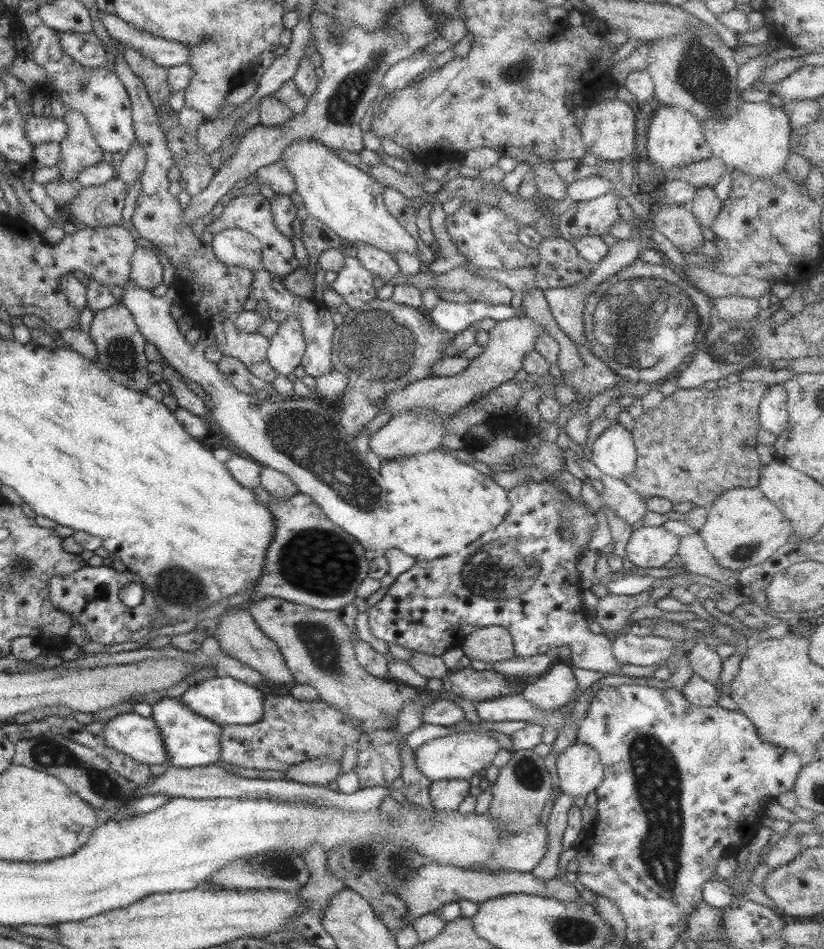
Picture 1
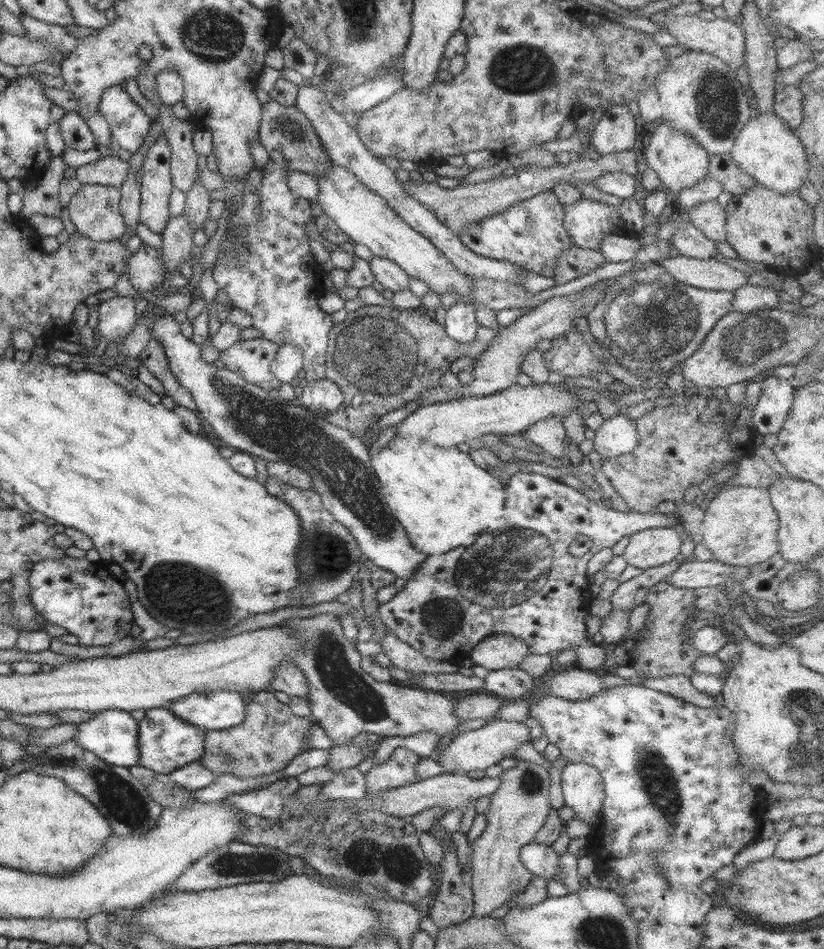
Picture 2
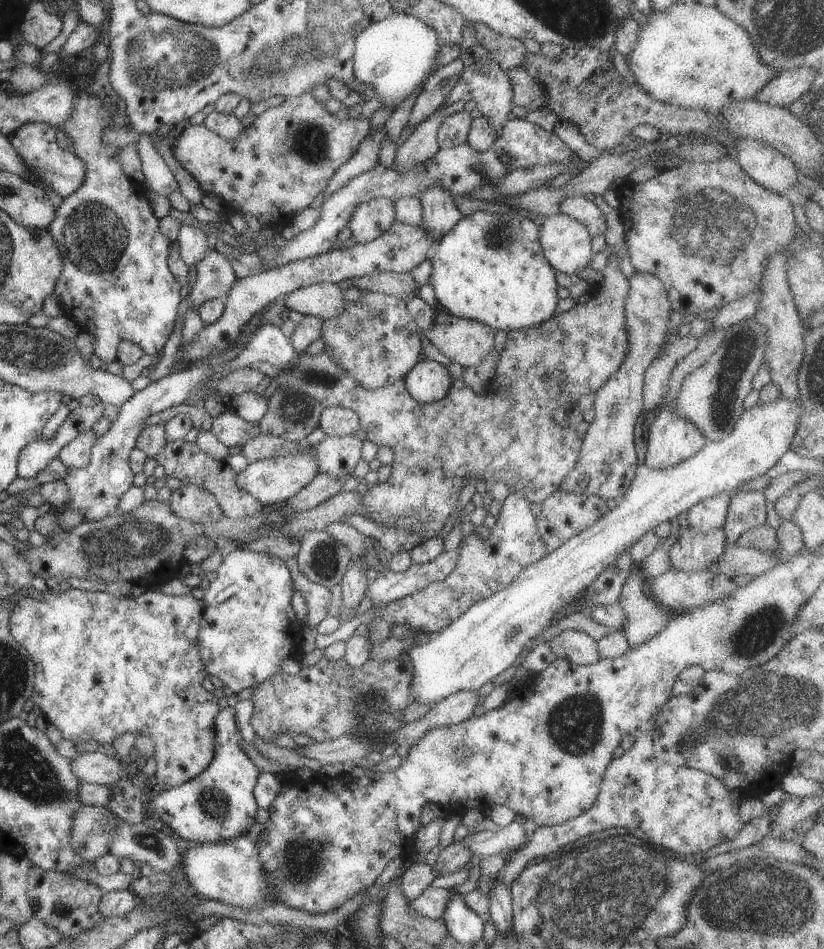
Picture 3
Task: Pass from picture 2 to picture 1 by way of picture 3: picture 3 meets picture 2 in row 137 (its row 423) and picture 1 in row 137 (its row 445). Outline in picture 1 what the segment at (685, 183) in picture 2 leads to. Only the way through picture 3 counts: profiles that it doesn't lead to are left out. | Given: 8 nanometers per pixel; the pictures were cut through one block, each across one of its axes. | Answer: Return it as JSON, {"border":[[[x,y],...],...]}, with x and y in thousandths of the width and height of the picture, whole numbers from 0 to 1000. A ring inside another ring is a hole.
{"border":[[[795,113],[785,145],[785,164],[802,179],[820,179],[864,165],[862,153],[854,146],[852,130],[845,122],[817,113]]]}

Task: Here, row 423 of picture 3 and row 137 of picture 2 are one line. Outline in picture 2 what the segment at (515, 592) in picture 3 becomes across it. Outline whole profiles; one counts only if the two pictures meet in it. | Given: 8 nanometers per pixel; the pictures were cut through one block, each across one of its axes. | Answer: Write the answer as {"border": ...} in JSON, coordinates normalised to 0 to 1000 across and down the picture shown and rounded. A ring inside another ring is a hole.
{"border":[[[925,121],[911,124],[904,135],[893,143],[886,158],[888,168],[903,181],[917,189],[920,195],[947,205],[968,203],[981,185],[978,157],[962,141],[956,131],[944,122]]]}

